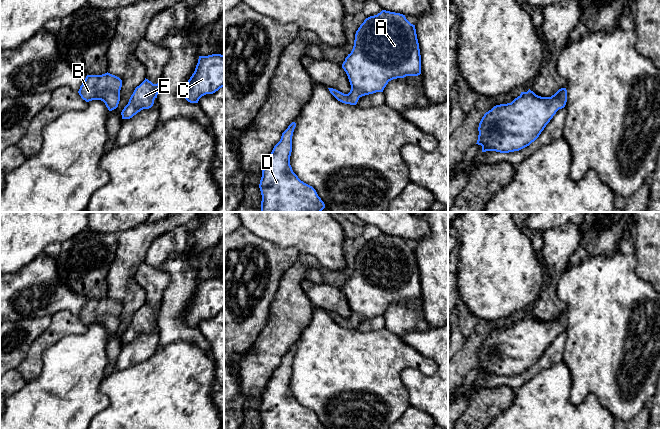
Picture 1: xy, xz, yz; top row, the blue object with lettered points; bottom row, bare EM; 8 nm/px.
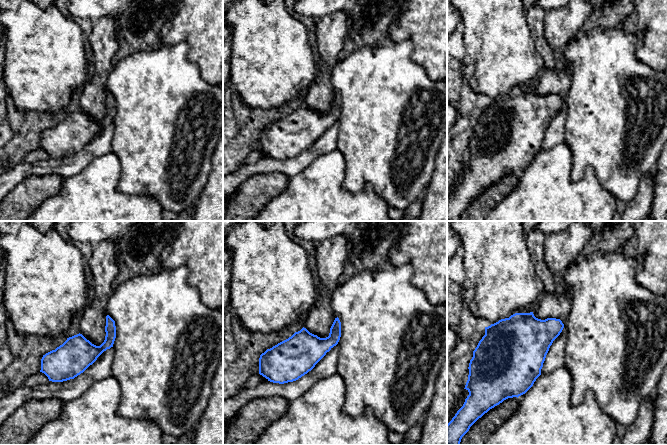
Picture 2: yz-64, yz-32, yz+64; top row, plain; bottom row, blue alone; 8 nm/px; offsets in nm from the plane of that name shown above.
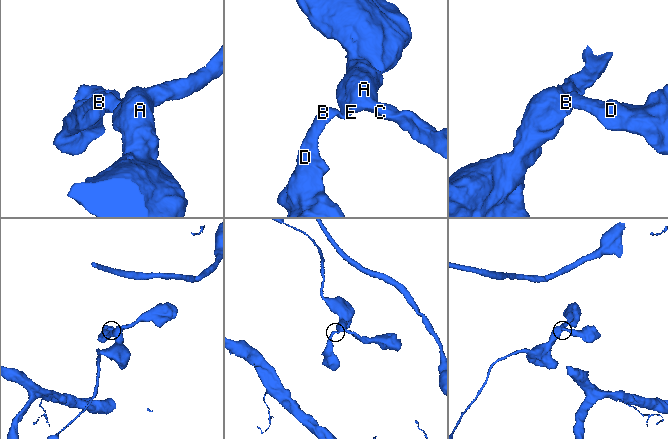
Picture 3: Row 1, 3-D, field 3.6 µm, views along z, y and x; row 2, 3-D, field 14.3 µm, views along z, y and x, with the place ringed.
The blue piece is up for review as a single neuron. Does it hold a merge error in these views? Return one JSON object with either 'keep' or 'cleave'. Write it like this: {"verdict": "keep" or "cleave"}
{"verdict": "keep"}

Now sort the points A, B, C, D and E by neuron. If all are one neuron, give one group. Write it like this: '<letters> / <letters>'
A B C D E

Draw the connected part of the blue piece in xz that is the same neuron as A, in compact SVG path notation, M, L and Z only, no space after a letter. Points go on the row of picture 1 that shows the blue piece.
M382 10L364 20L355 34L354 46L345 58L342 68L346 72L351 90L344 94L328 88L340 102L356 105L359 98L376 92L383 92L389 81L421 74L421 55L415 25L405 15Z

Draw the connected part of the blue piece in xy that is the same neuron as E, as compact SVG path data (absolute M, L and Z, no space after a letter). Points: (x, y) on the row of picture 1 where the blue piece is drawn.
M145 78L145 80L135 88L128 104L122 110L122 119L130 119L141 110L151 108L154 100L157 98L160 84L161 79L159 83L153 84Z

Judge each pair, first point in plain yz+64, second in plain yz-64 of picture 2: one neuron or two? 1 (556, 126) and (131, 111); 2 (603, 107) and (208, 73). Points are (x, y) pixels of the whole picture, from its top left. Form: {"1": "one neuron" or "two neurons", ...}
{"1": "two neurons", "2": "two neurons"}

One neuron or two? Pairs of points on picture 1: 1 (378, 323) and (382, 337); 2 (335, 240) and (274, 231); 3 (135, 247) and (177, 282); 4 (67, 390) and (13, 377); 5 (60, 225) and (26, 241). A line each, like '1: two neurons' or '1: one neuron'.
1: two neurons
2: one neuron
3: two neurons
4: two neurons
5: one neuron

